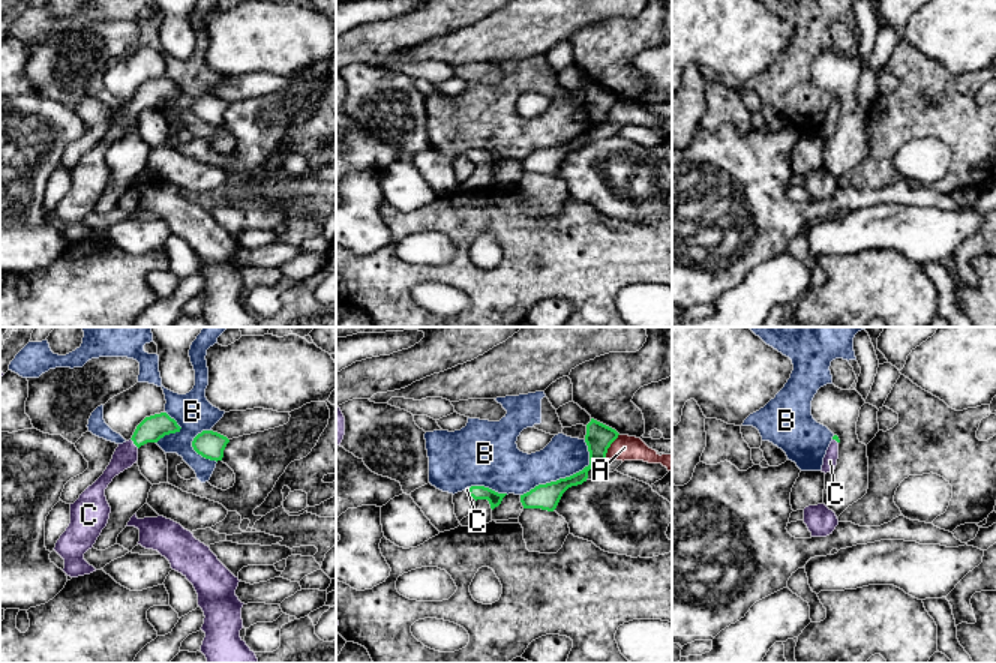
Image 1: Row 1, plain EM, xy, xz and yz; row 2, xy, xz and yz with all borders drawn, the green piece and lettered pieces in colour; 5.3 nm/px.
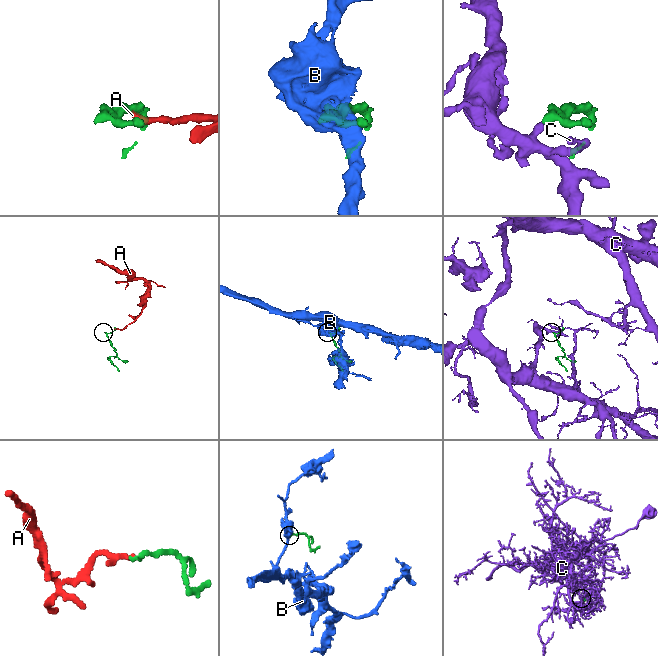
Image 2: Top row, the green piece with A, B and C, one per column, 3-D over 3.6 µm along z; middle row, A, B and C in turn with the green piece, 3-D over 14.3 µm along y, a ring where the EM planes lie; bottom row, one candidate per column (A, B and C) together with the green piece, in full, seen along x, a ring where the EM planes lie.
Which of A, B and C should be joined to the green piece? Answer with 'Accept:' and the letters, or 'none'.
Accept: C

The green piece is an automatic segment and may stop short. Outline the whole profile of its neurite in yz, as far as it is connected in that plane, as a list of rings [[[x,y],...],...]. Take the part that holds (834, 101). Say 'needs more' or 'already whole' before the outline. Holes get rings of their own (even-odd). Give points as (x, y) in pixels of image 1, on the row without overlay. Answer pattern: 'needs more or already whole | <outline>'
needs more | [[[834,99],[832,105],[831,105],[828,114],[826,114],[826,118],[824,122],[824,129],[822,129],[822,134],[820,134],[825,138],[836,134],[837,123],[838,123],[838,106],[840,106],[838,100]]]

